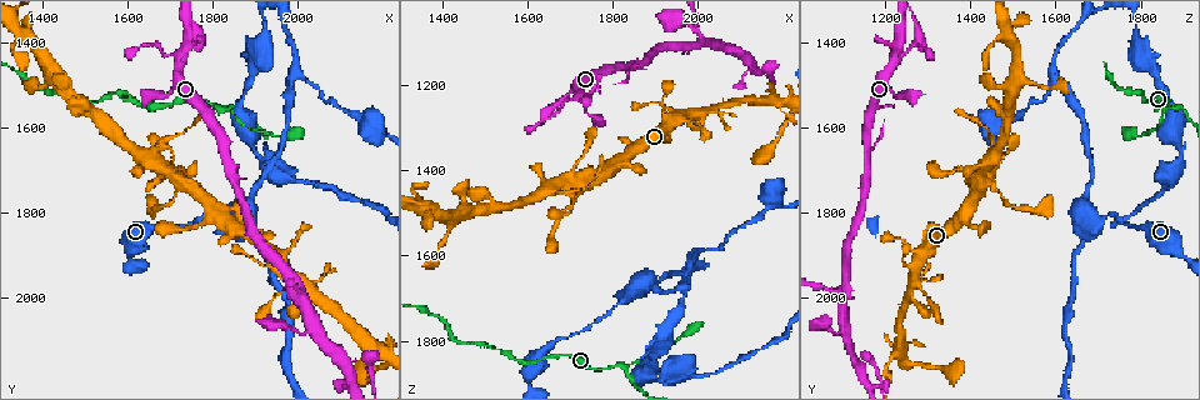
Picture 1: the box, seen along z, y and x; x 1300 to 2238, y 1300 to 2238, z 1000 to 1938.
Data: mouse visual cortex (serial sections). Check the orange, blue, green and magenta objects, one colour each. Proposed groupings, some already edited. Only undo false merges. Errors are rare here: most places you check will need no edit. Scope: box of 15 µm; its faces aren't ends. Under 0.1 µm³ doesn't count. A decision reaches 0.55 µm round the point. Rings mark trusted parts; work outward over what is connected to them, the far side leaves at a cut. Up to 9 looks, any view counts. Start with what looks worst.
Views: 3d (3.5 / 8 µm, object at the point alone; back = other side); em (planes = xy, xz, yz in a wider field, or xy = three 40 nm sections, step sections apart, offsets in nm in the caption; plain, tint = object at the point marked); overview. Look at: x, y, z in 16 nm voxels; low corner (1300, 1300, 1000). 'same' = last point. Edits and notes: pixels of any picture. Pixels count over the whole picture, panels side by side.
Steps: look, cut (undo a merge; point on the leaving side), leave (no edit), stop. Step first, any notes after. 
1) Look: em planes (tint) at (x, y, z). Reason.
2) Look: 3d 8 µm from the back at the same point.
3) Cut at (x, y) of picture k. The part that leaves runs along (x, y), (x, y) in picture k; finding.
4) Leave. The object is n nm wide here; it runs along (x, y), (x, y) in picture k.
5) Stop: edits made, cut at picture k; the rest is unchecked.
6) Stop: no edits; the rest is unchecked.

Look: 3d 3.5 µm at (1830, 1830, 1695).

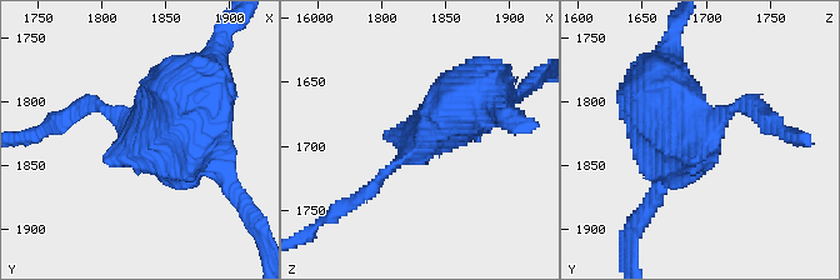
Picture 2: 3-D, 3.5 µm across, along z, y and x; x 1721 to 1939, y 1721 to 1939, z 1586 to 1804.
Look: em planes (tint) at (1834, 1824, 1696). Need the tissue.

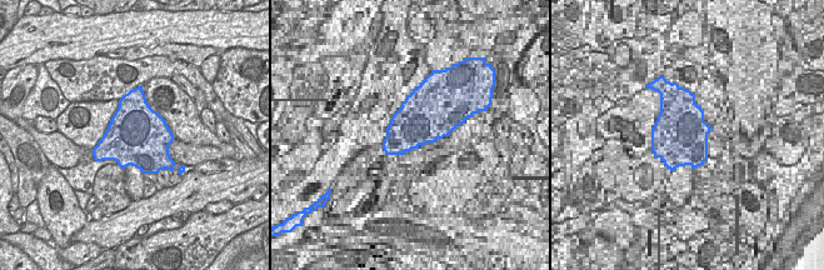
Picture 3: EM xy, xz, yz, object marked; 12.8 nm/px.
Leave. It runs along (384, 173), (473, 96), (491, 103) in picture 2; continuous, no second cell.

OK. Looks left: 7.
Look: 3d 3.5 µm at (1985, 1475, 1590). Three arms meet.

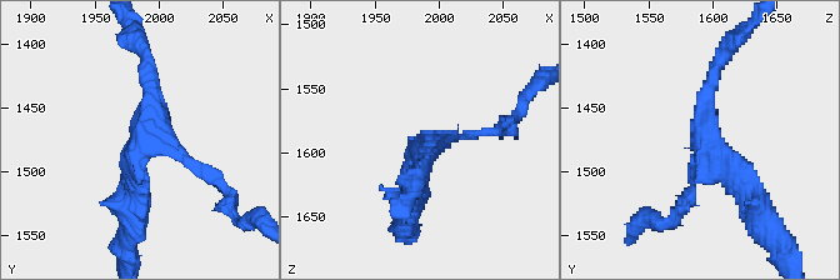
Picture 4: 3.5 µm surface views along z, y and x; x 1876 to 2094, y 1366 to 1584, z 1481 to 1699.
Look: em xy step 1 (tint) at (1986, 1478, 1594). 3 arms meet here; the arms are 150, 200, 300 nm wide; shape alone is not enough.

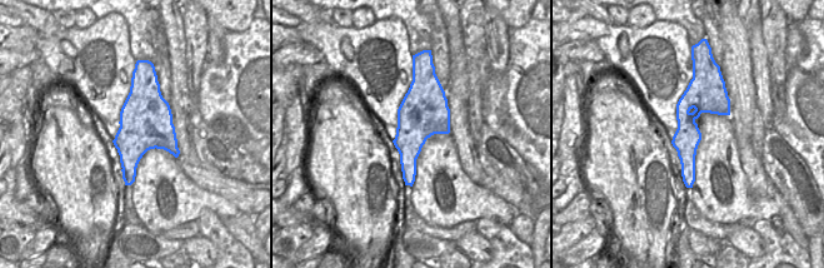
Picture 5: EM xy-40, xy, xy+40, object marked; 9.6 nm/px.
Leave. It runs along (699, 80), (689, 184) in picture 5; one cell here.

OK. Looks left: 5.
Look: 3d 8 µm at (1820, 1555, 1855).

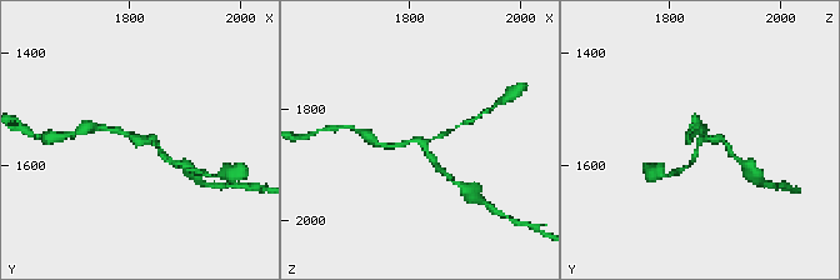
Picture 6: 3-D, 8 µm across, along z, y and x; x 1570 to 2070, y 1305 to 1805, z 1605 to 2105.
Look: em xy step 2 (tint) at (1825, 1555, 1860). 3 arms meet here; the arms are 150, 150, 200 nm wide.

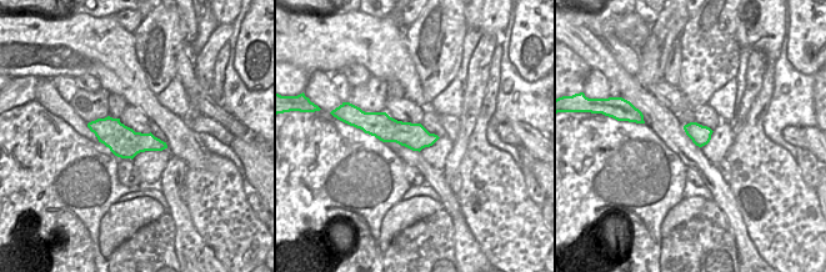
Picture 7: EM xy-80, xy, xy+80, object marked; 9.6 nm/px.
Leave. It runs along (108, 129), (148, 140), (166, 160) in picture 6; continuous, no second cell.

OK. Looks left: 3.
Look: 3d 3.5 µm at (1635, 1555, 1835). Narrows sharply.

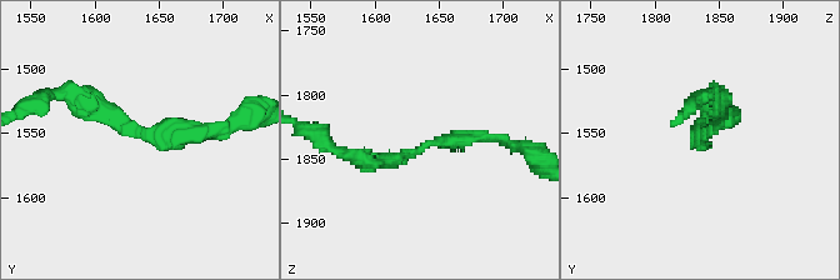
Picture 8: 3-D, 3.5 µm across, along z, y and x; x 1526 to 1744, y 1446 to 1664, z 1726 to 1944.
Look: em xy step 3 (tint) at (1642, 1552, 1840). The arms are 150, 200 nm wide; need the tissue.

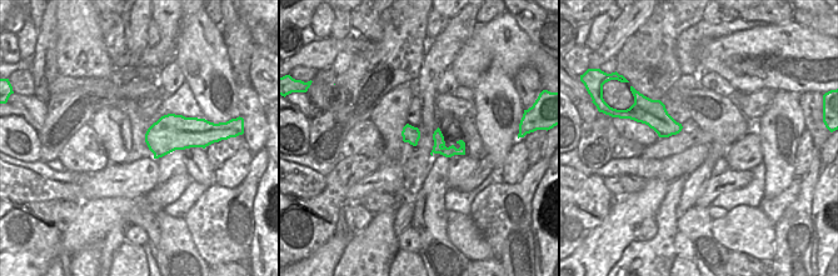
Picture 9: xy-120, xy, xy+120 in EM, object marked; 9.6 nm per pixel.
Leave. The object is 160 nm wide here; it runs along (228, 126), (139, 134), (78, 99) in picture 8; continuous, no second cell.

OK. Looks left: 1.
Stop: no edits; the rest is unchecked.

